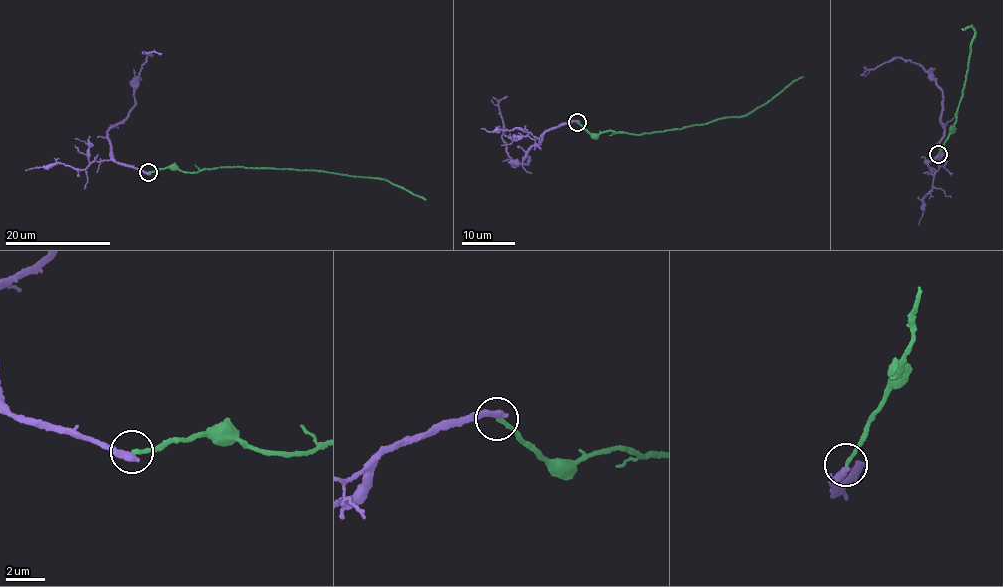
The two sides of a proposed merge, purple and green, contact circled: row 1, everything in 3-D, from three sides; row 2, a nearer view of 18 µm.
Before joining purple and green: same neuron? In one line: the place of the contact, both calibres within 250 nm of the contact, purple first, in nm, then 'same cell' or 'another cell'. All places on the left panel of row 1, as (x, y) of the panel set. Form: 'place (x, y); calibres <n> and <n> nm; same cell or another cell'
place (148, 172); calibres 360 and 180 nm; another cell

